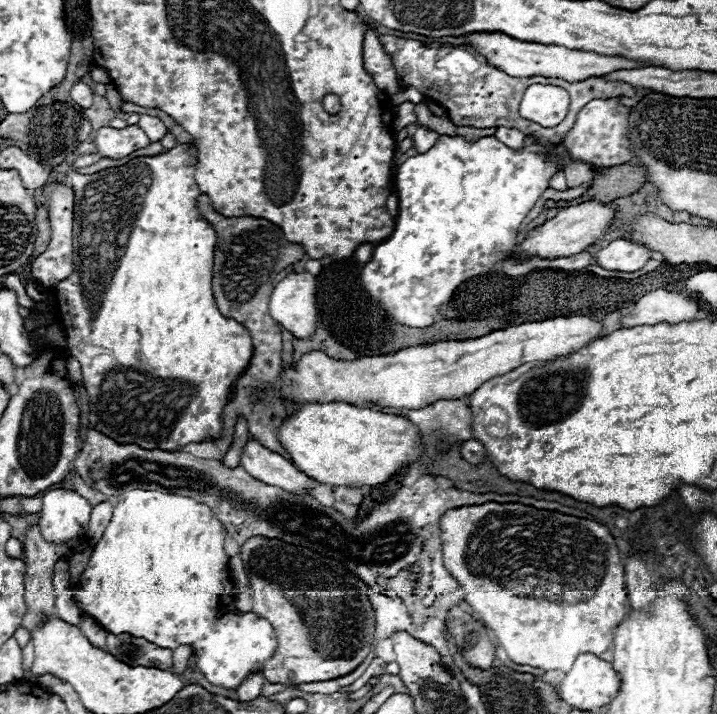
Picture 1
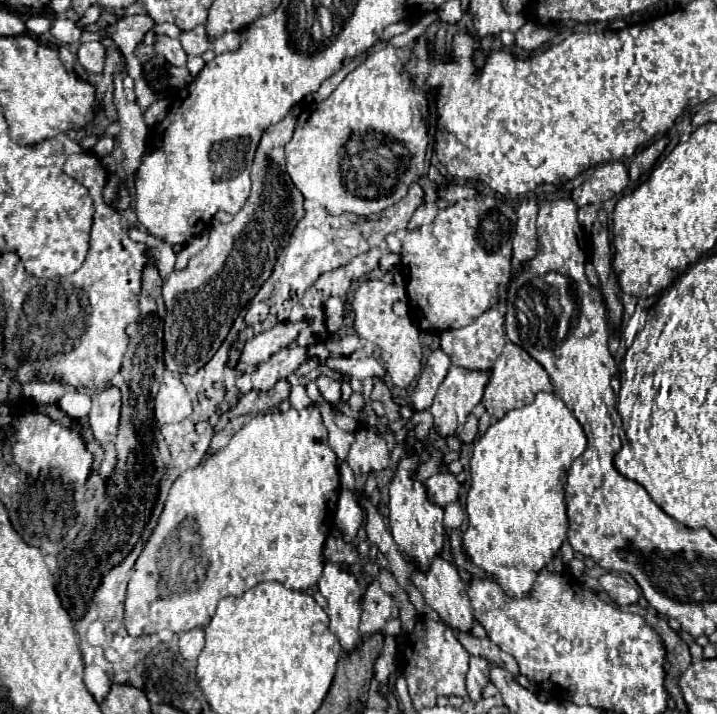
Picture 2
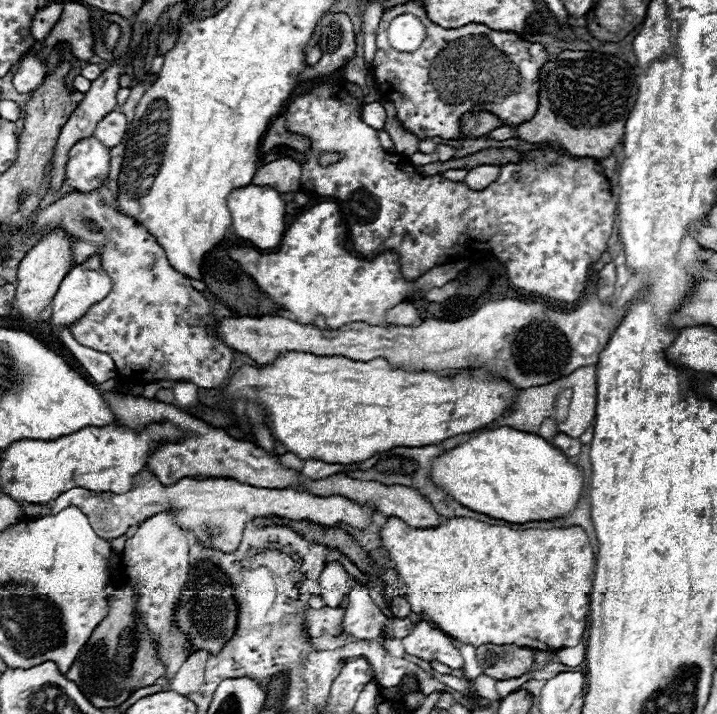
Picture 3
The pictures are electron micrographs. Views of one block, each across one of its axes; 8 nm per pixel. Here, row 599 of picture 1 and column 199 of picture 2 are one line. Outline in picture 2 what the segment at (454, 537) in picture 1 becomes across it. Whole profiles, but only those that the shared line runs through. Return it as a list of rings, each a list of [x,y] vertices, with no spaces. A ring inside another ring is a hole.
[[[316,406],[258,414],[232,436],[226,448],[208,454],[204,464],[180,474],[168,492],[150,540],[132,568],[124,600],[128,634],[144,636],[165,630],[165,646],[174,646],[178,652],[180,632],[208,624],[216,612],[216,602],[224,596],[240,596],[266,580],[276,580],[292,590],[314,588],[322,576],[324,544],[330,528],[334,528],[340,496],[336,456],[324,440],[326,428]]]

